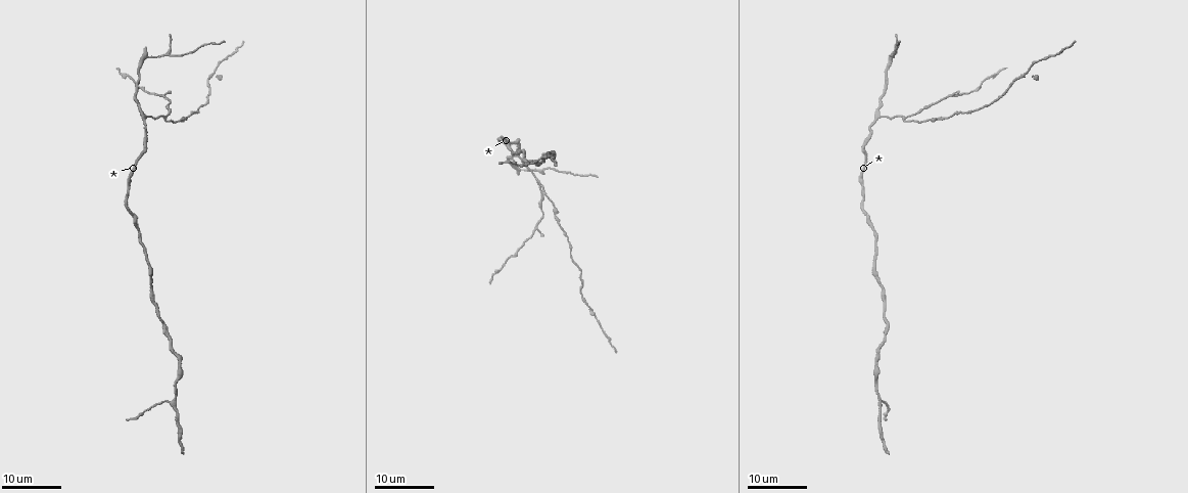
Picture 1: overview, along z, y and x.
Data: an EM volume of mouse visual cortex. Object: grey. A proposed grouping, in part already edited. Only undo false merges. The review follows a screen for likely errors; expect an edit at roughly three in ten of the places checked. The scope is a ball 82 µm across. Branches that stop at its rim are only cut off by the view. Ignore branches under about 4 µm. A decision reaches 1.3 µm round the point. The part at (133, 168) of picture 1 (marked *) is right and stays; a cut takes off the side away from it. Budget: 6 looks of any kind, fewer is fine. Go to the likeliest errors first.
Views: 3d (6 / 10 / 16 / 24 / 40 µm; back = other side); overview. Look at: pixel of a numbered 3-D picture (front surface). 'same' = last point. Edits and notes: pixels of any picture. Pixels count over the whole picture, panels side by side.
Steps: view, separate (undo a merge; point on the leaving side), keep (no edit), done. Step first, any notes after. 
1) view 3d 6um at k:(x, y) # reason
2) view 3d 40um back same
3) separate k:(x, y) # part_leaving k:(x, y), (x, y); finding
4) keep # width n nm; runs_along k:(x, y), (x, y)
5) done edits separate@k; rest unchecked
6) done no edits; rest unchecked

view 3d 24um at 1:(538, 180) # three-way junction

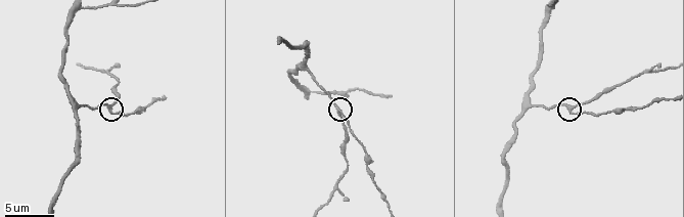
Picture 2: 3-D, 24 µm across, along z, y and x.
view 3d 10um at 2:(109, 106) # closer look

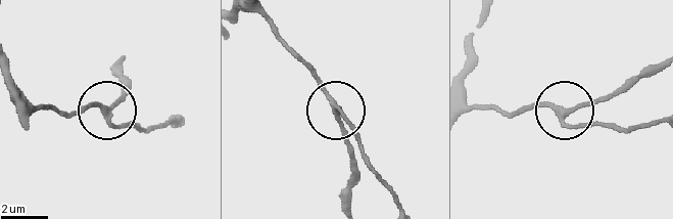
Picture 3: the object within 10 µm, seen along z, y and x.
keep # arms 3; runs_along 3:(32, 116), (93, 104), (108, 111), (124, 94); one cell here

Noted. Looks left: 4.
view 3d 16um at 1:(543, 157) # three-way junction

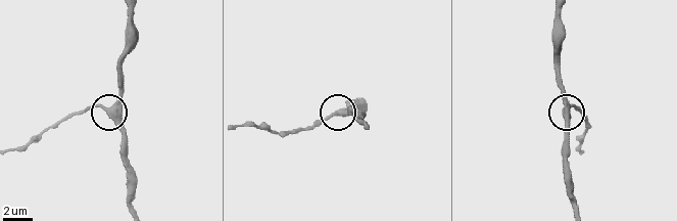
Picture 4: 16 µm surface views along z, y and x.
view 3d 6um at 4:(106, 111) # zoom in

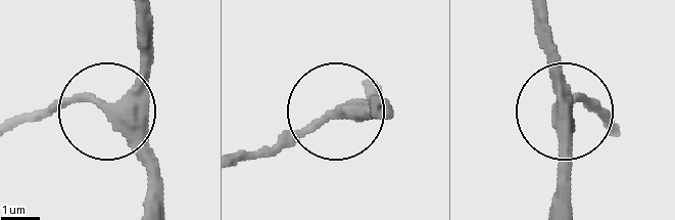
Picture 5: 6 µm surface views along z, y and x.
keep # width 340 nm; all the same cell

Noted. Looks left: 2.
view 3d 16um at 2:(305, 70) # branch point

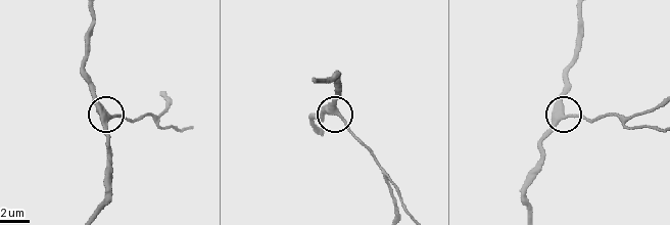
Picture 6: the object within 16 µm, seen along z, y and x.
keep # width 340 nm; runs_along 6:(95, 210), (106, 194), (106, 115), (82, 79); continuous, no second cell

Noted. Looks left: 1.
done no edits; rest unchecked

